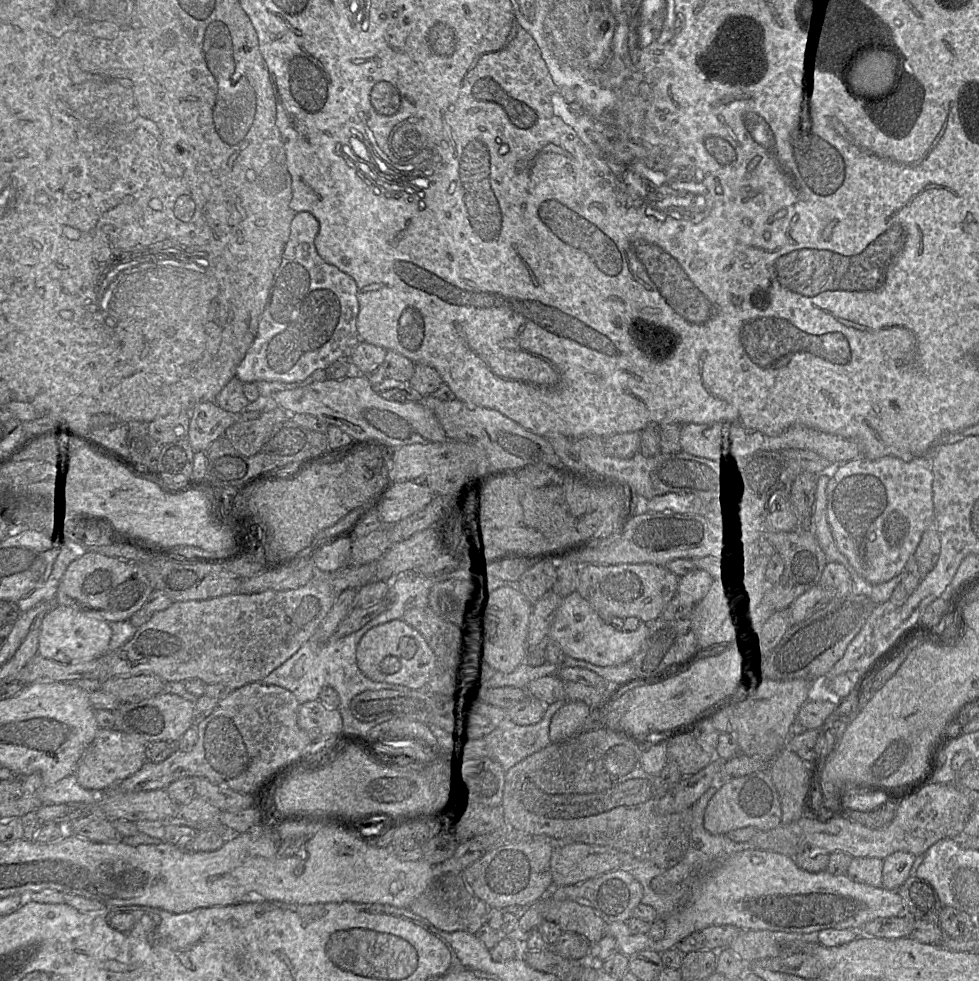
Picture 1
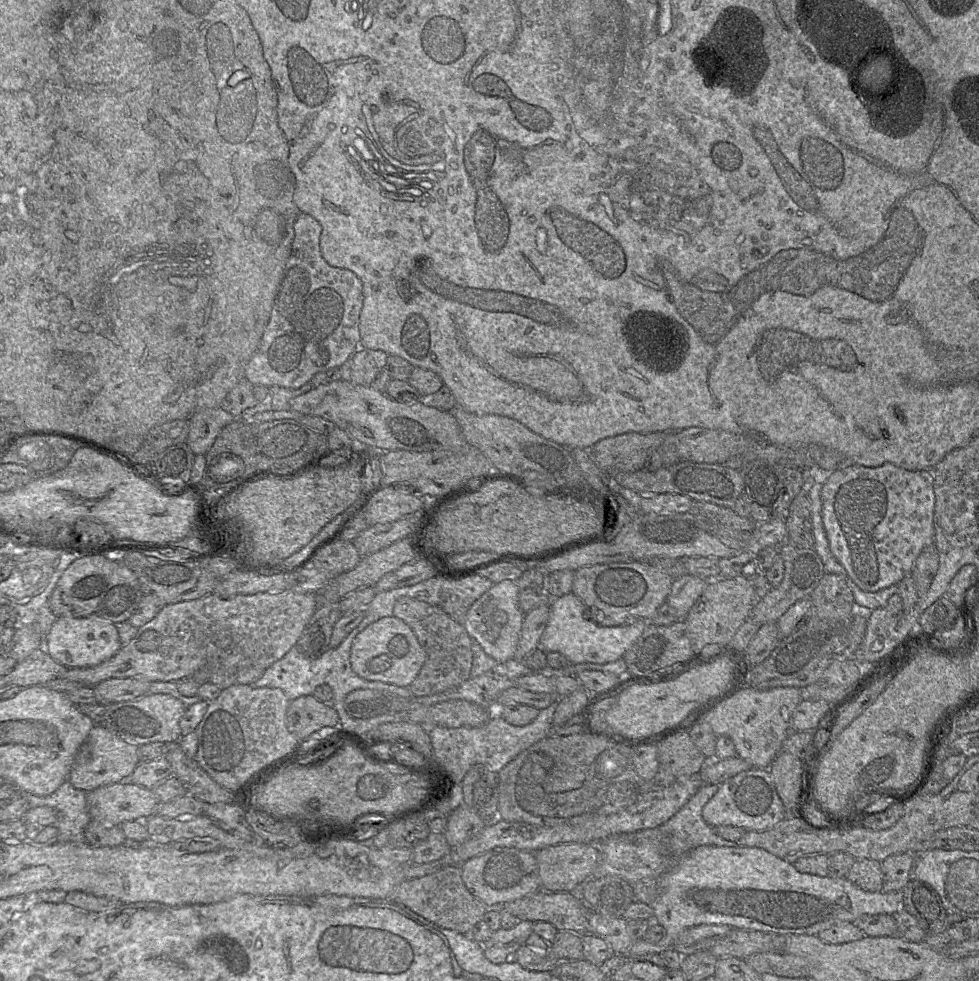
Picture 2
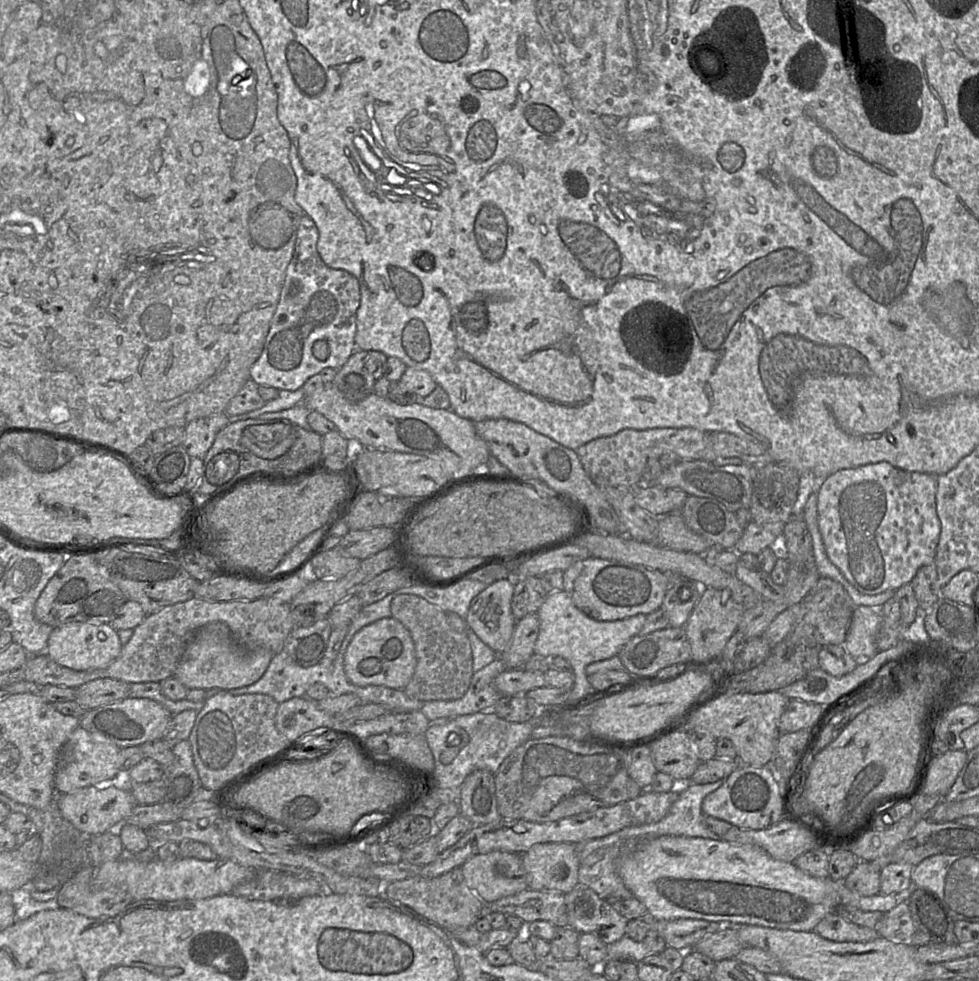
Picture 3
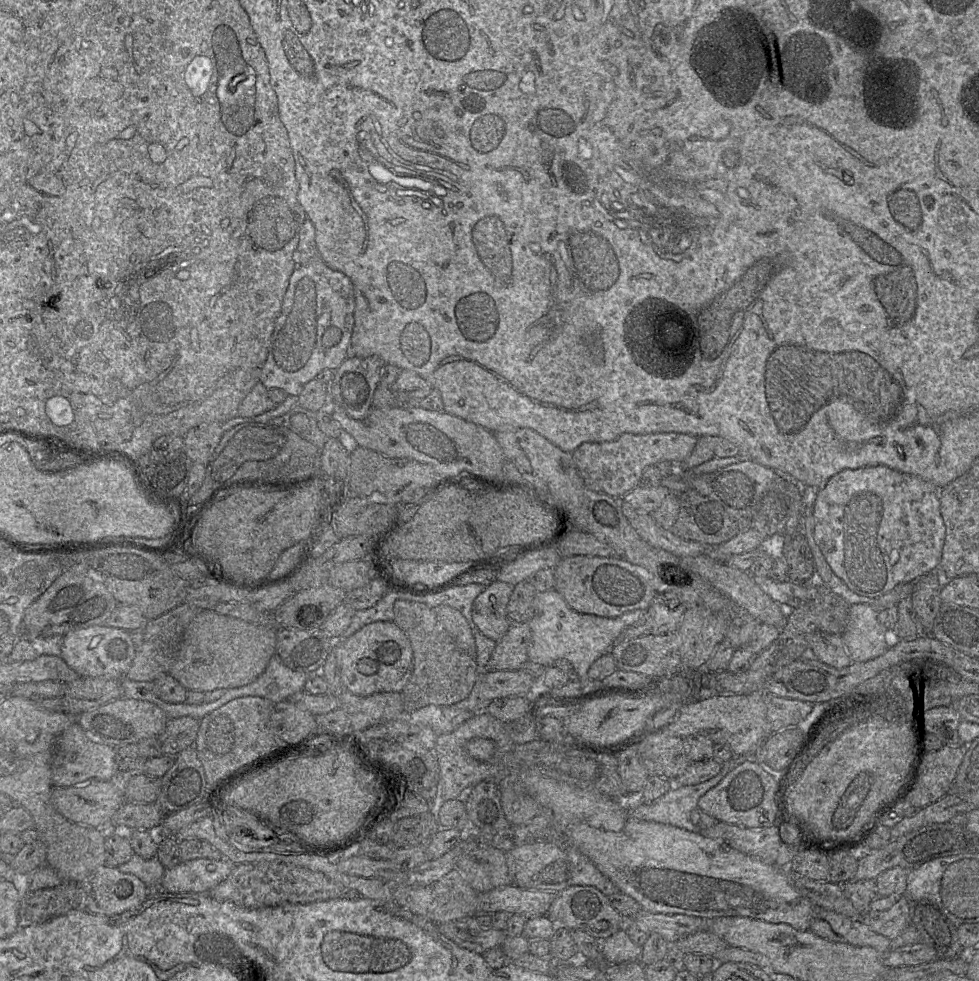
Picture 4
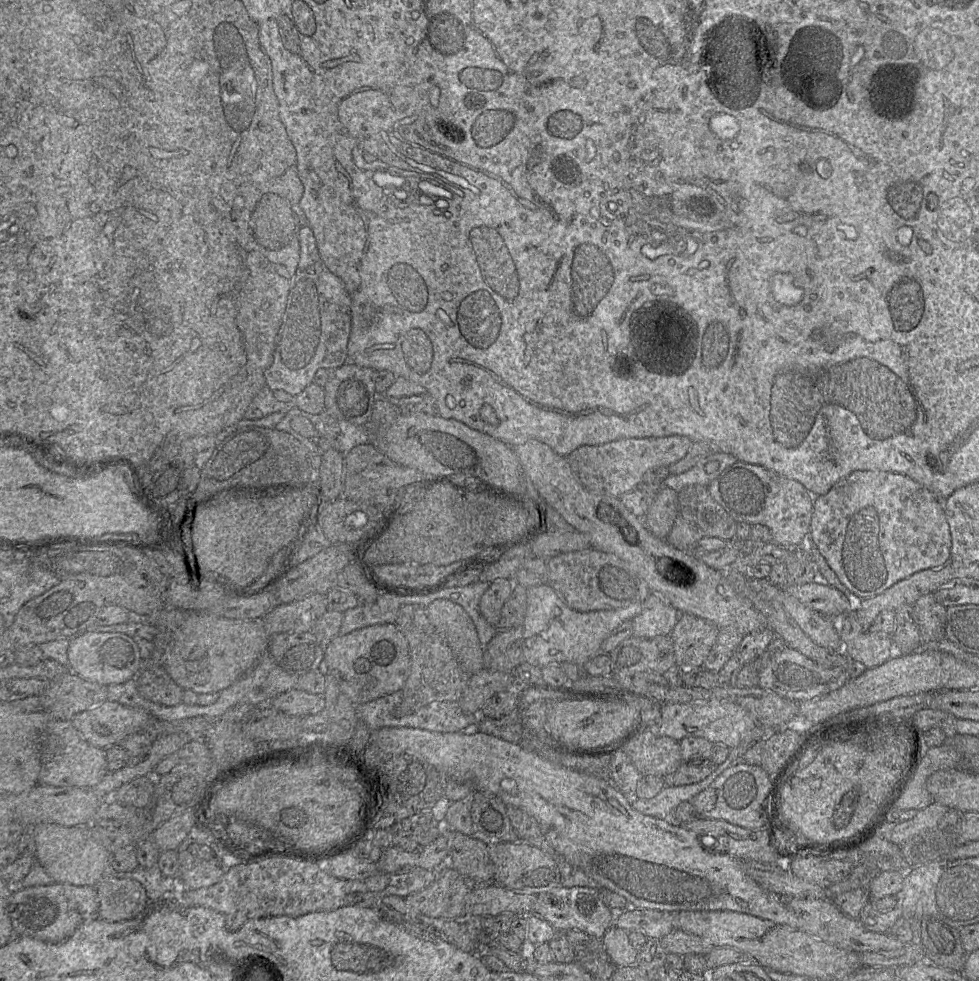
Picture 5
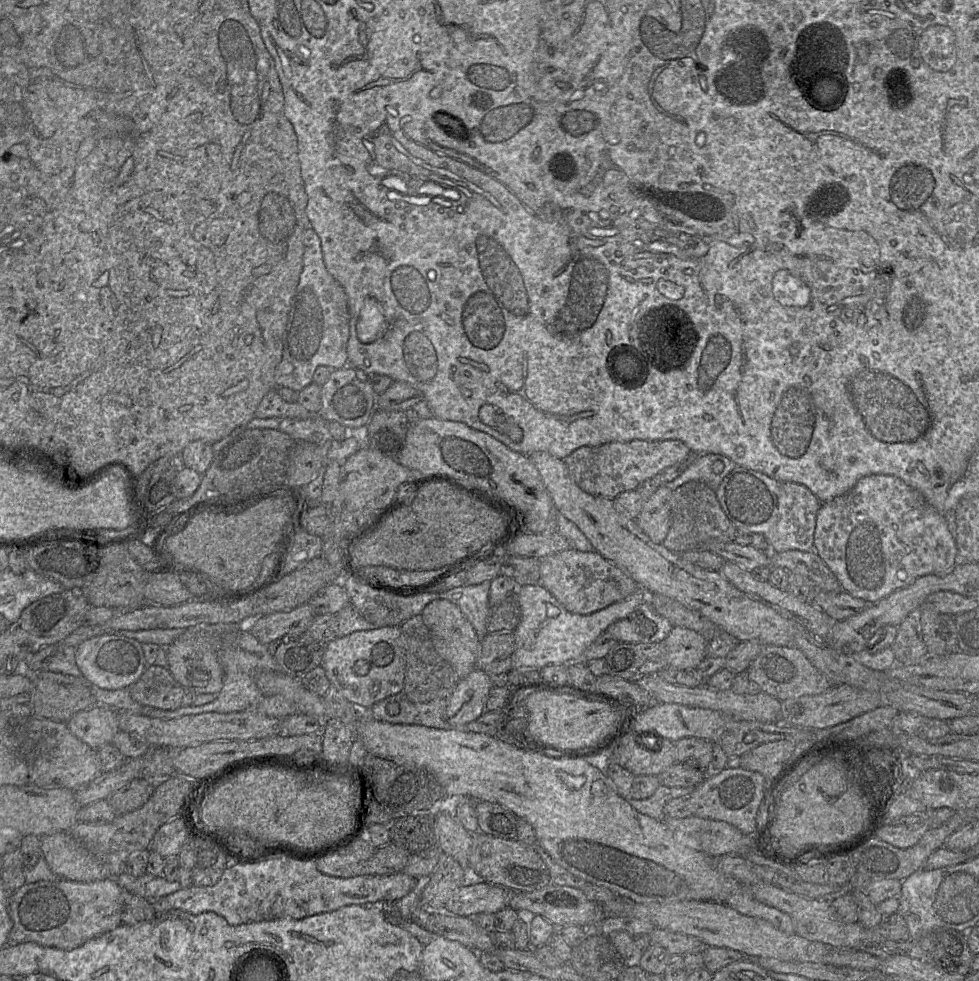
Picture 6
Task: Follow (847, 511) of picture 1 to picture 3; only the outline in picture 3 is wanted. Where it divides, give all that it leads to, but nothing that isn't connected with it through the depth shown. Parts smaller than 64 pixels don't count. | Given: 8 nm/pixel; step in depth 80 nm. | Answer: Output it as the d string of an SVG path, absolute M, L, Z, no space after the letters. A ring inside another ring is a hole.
M886 461L841 469L829 475L818 492L818 525L829 560L860 593L876 595L911 583L917 571L935 561L941 524L936 506L936 477L909 472Z

